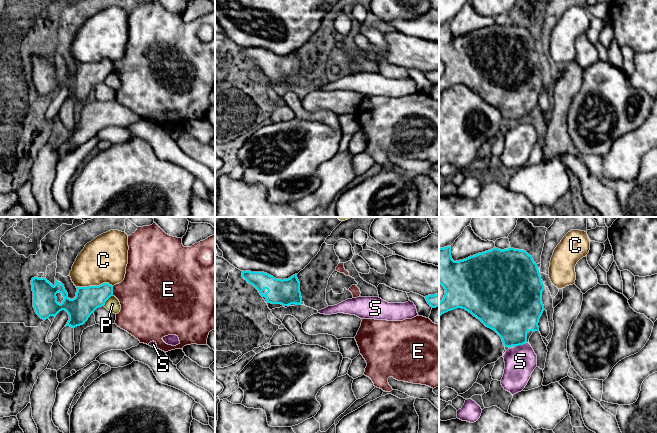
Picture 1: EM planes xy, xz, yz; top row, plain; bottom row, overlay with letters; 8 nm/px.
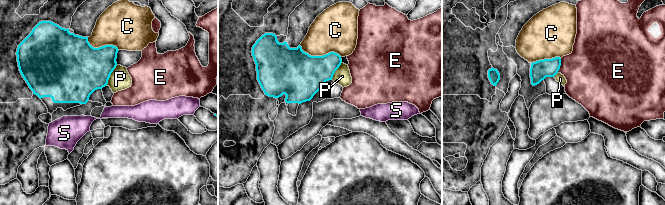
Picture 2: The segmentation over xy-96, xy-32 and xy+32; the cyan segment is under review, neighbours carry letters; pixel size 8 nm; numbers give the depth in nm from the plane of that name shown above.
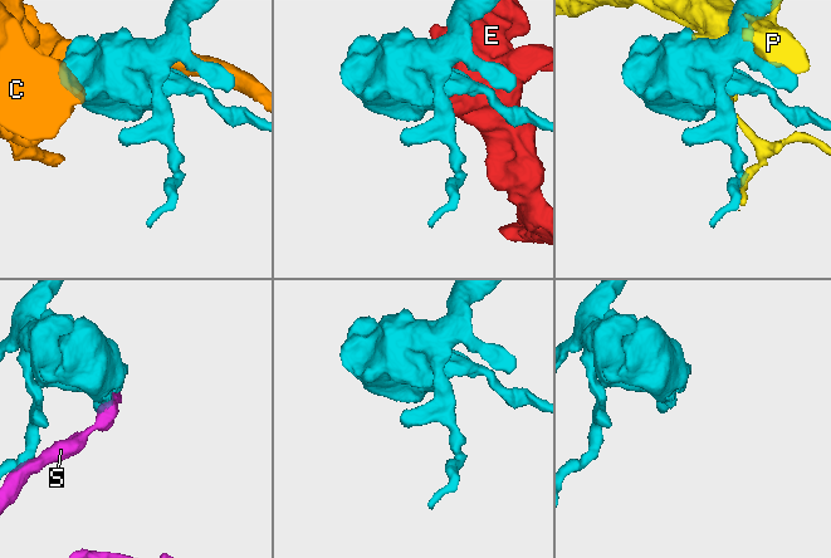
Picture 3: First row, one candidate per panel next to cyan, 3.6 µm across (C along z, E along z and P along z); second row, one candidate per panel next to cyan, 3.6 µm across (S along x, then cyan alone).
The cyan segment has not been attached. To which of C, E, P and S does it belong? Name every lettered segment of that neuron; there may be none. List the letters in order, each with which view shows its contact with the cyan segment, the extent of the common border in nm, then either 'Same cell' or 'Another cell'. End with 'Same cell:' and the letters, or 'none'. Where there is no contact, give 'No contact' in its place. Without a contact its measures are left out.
C: Touches cyan in xy. Shared border 300 nm. Another cell
E: Touches cyan in xy. Shared border 80 nm. Another cell
P: Touches cyan in xy. Shared border 120 nm. Another cell
S: Touches cyan in yz. Shared border 110 nm. Another cell
Same cell: none

